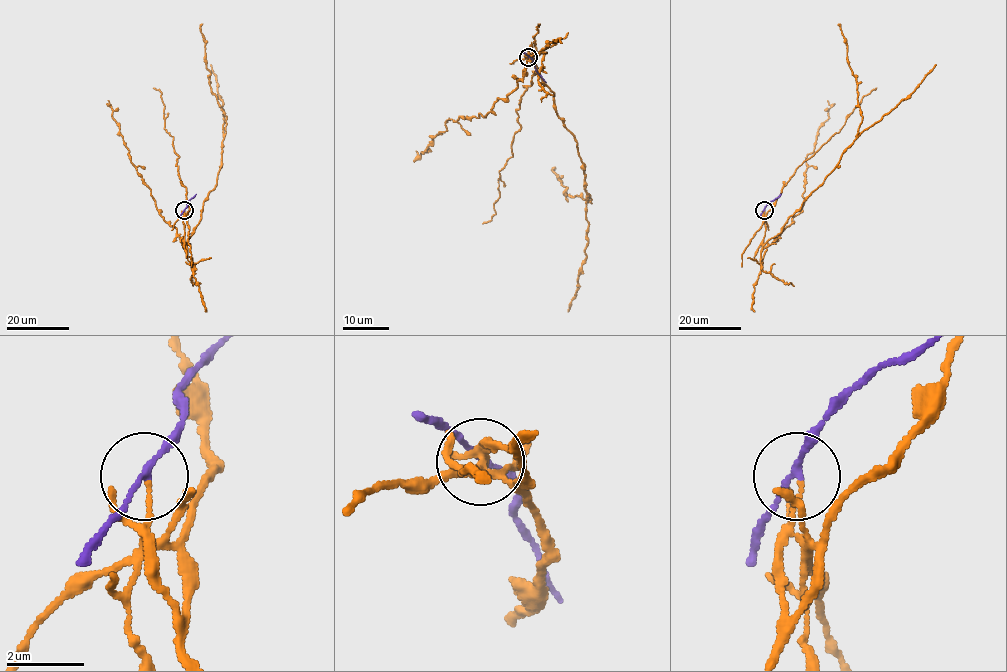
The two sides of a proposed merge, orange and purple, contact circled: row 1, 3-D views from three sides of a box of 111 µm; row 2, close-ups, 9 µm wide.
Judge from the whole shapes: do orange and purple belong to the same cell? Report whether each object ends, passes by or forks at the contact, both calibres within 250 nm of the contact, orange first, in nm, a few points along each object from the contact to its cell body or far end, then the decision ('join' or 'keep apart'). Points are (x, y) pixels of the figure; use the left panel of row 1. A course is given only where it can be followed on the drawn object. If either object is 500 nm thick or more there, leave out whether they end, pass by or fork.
orange ends there; purple passes by; 100 nm thick on the orange side, 130 nm on the other; orange runs (184, 210), (185, 245), (200, 218), (203, 201), (217, 184), (225, 137), (226, 116), (209, 83), (202, 23); purple runs (184, 210), (196, 194); keep apart

